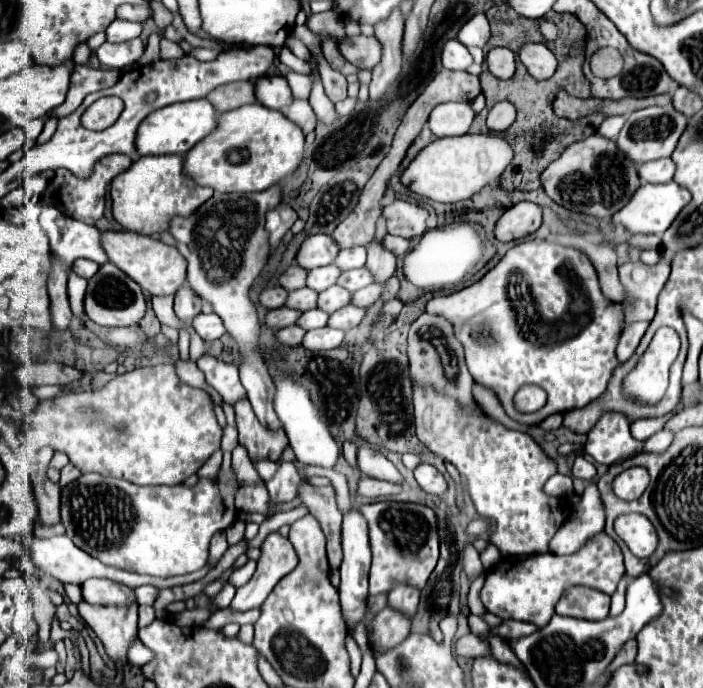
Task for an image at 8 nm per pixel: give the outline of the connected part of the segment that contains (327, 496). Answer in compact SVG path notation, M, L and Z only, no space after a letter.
M302 482L300 490L298 490L298 498L310 510L310 514L322 522L320 526L322 526L327 540L328 562L330 562L331 569L338 569L342 562L342 554L340 554L342 512L338 510L338 504L336 504L334 486L314 488L308 482Z

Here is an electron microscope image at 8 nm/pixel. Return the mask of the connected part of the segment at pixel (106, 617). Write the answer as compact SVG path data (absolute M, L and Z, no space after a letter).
M82 600L78 612L102 640L106 654L112 660L126 660L126 652L138 634L138 606L100 606Z

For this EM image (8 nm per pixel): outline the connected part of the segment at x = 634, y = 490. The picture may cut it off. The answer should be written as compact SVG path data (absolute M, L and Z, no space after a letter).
M628 468L612 482L612 490L618 498L630 502L638 500L648 487L648 472L644 468Z

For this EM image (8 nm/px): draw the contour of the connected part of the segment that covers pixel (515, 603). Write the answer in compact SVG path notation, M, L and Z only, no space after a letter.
M604 532L592 538L582 550L570 556L556 554L532 554L532 556L504 556L494 564L488 574L480 598L488 612L508 620L530 622L538 628L544 628L552 614L560 594L570 586L590 586L598 588L604 594L612 594L624 576L624 562L620 546Z

